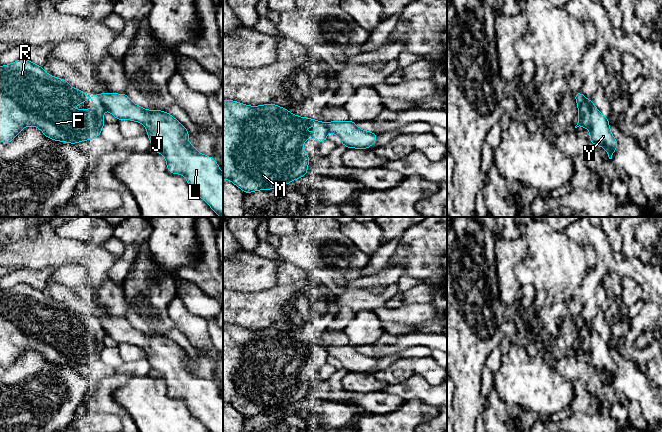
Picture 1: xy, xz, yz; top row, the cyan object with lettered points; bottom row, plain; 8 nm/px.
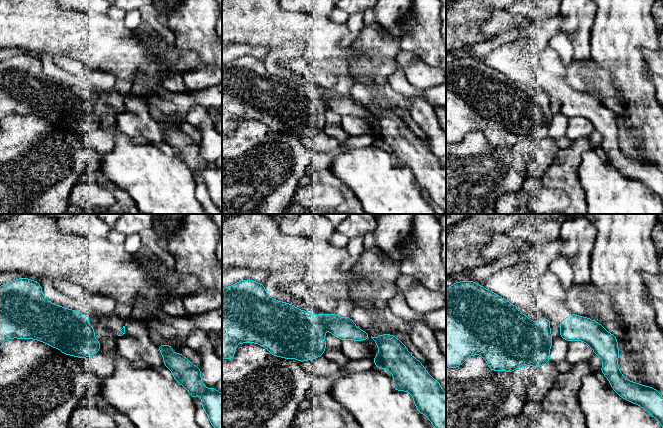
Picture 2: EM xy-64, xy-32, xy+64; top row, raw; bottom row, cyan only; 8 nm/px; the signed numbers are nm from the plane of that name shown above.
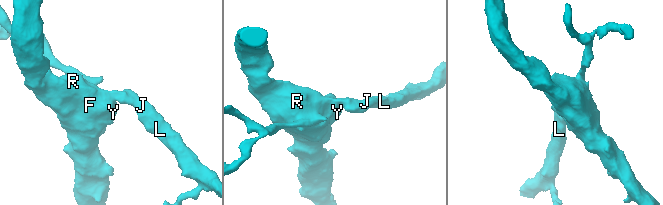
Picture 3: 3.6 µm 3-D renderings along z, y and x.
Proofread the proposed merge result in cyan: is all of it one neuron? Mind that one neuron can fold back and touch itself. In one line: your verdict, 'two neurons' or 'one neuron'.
two neurons

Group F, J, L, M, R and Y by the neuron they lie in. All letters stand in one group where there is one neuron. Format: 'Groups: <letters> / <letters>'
Groups: F M R Y / J L

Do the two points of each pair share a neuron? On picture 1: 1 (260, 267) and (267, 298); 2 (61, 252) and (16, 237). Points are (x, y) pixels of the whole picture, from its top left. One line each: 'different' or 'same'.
1: different
2: same

